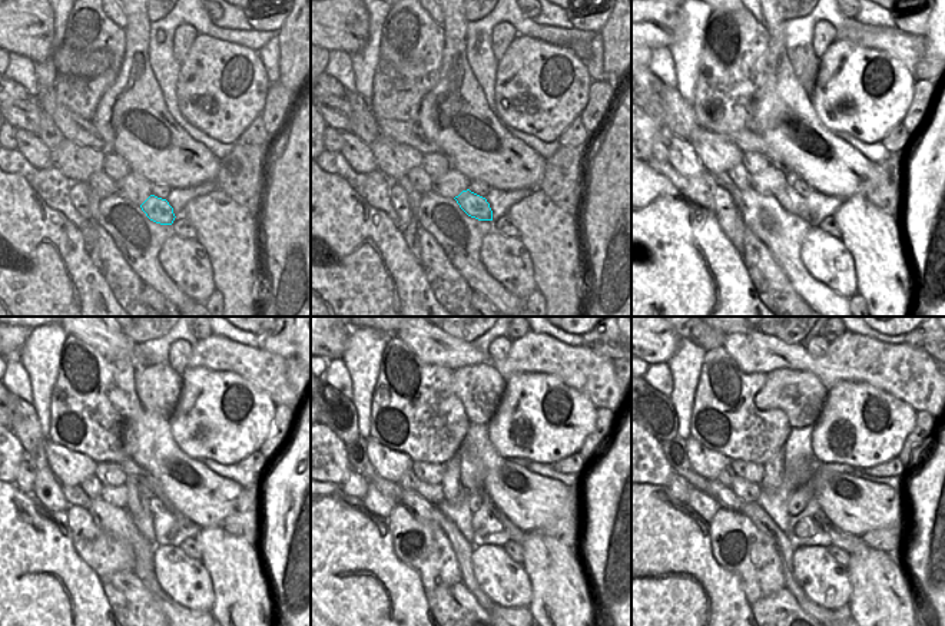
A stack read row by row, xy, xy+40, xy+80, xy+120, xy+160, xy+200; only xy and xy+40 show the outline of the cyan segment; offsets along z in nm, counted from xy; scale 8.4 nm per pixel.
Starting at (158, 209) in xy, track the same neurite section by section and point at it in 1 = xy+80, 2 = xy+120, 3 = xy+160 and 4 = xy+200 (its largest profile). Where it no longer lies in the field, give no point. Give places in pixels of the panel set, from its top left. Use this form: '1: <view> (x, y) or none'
1: xy+80 (788, 198)
2: xy+120 (138, 504)
3: xy+160 (451, 482)
4: xy+200 (775, 467)

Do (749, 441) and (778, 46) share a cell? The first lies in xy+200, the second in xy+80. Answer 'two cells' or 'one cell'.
two cells

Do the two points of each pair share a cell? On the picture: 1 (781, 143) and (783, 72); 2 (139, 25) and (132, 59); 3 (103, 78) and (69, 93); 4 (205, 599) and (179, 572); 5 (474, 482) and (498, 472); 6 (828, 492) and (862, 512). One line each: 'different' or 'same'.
1: same
2: same
3: same
4: same
5: different
6: same

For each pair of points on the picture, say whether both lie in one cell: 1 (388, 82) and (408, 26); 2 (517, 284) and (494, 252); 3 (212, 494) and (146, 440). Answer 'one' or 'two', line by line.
1: one
2: one
3: one

